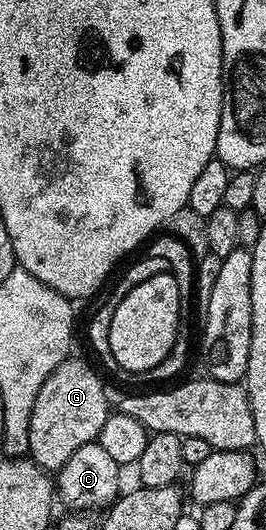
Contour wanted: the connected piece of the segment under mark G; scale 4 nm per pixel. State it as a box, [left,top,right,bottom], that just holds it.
[28,360,110,474]

